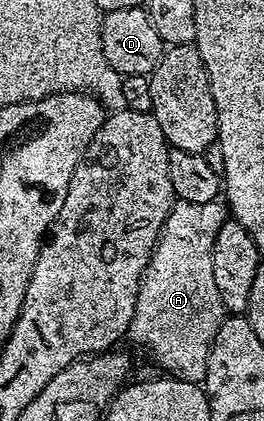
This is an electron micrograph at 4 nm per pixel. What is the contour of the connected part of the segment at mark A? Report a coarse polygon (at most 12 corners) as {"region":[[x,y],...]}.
{"region":[[218,202],[171,207],[128,340],[205,381],[224,319]]}

